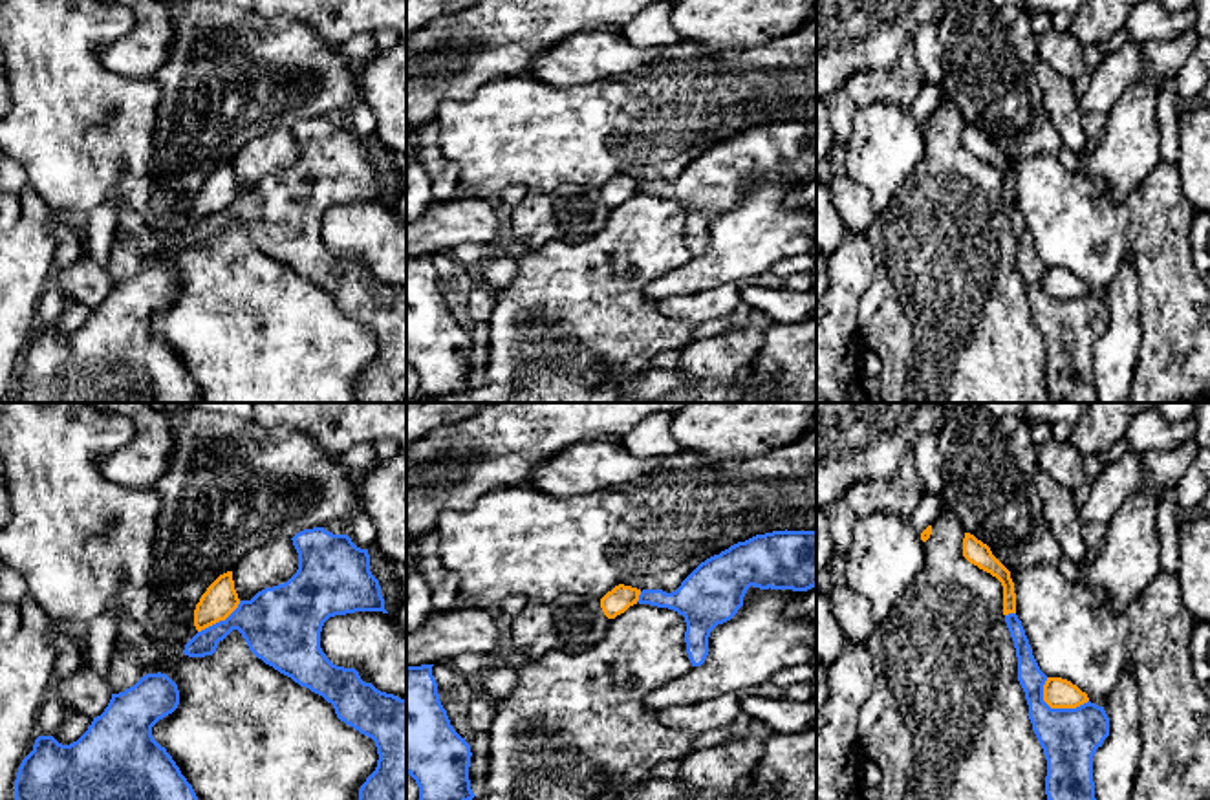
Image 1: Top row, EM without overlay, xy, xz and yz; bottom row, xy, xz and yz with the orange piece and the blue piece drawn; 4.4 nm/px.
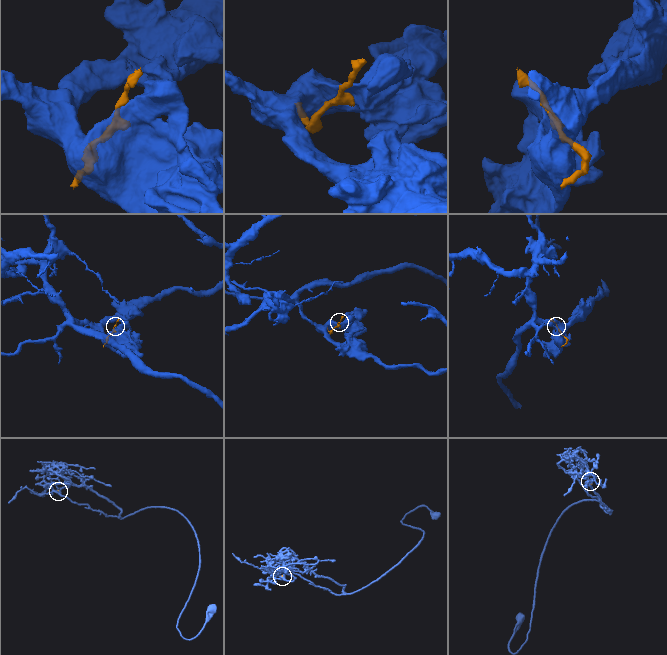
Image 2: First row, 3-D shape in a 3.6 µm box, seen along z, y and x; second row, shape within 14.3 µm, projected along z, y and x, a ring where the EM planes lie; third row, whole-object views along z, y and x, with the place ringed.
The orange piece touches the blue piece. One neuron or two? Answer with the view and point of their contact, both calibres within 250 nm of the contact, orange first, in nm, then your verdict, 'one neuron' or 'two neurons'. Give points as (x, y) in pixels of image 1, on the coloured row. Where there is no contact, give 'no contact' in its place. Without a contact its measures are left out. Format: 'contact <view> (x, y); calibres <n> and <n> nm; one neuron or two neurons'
contact yz (1058, 707); calibres 130 and 260 nm; two neurons

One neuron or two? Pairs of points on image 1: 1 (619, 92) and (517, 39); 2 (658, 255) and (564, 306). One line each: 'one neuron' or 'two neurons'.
1: two neurons
2: one neuron

